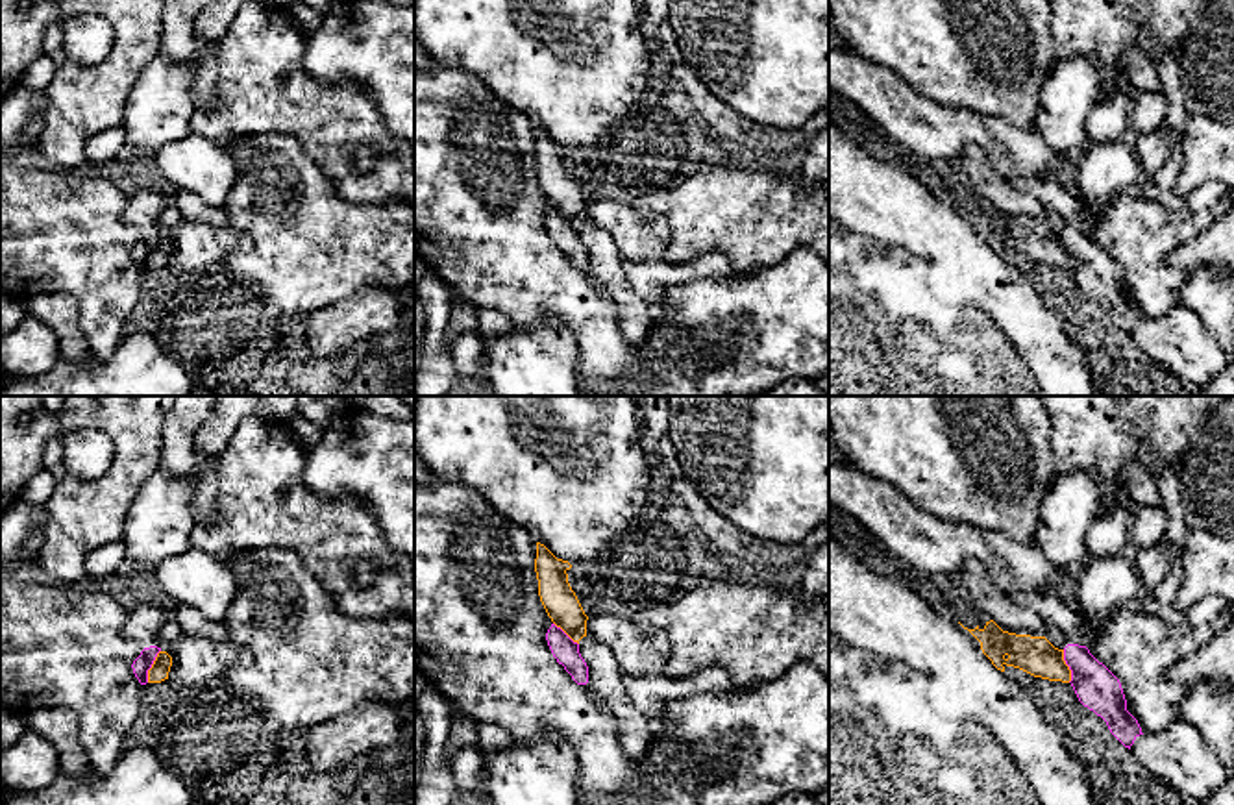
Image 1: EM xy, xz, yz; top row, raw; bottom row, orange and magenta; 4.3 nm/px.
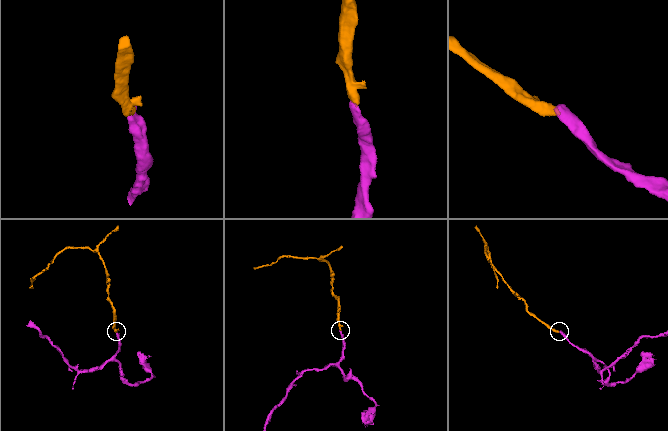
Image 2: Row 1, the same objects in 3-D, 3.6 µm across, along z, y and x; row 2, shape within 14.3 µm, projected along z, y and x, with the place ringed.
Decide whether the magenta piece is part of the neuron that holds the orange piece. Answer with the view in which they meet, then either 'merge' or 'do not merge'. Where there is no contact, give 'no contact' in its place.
yz | do not merge

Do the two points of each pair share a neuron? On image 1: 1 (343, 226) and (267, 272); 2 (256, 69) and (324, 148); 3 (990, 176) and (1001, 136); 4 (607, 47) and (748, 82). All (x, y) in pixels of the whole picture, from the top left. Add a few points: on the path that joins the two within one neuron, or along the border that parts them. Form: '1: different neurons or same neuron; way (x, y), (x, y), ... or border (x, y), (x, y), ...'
1: same neuron; way (324, 245), (311, 248), (295, 263), (285, 263)
2: same neuron; way (276, 89), (315, 128)
3: different neurons; border (964, 147), (979, 147), (1009, 180)
4: different neurons; border (670, 28), (685, 60)

